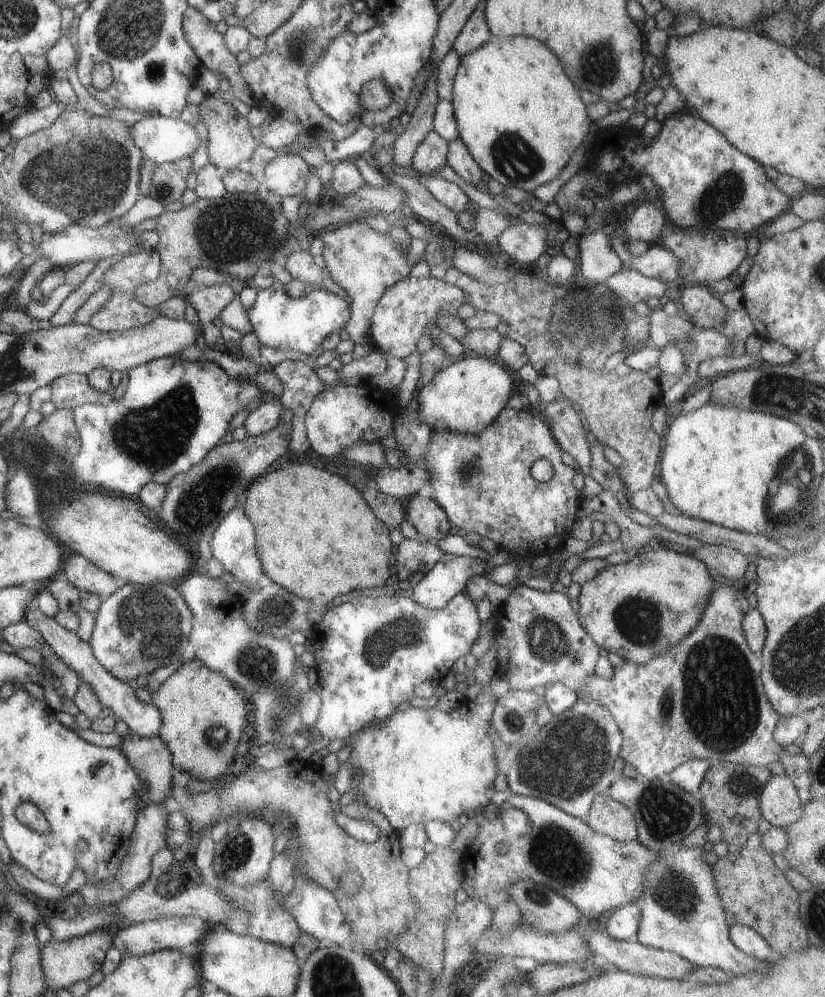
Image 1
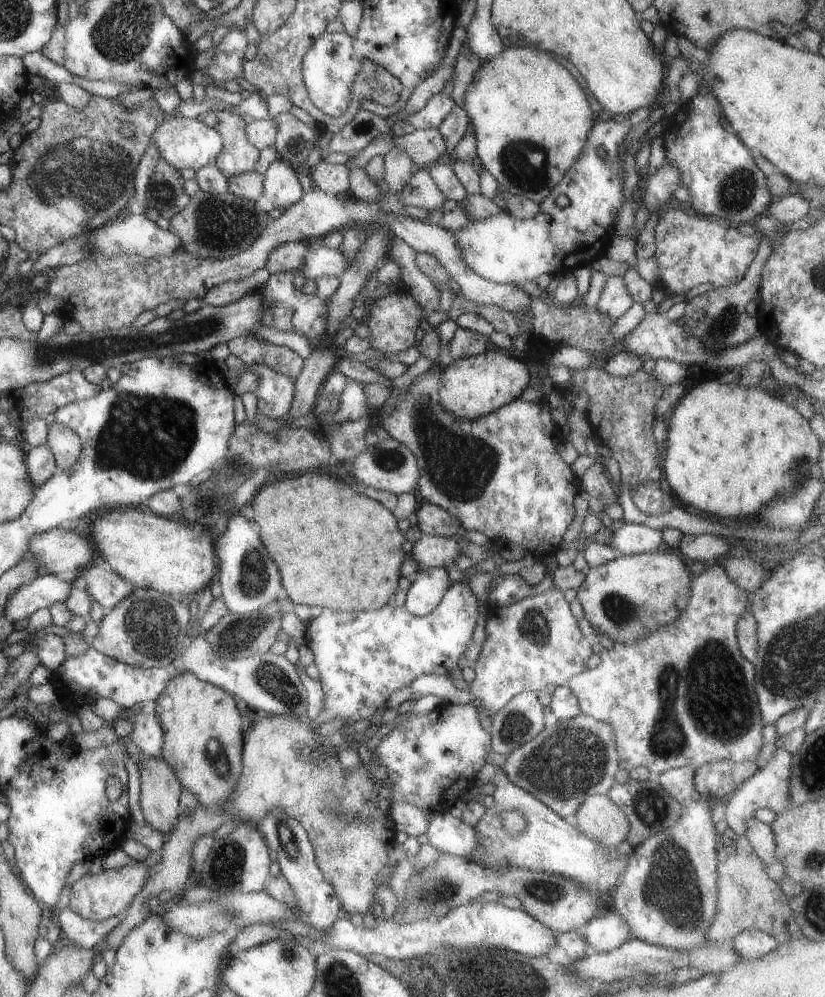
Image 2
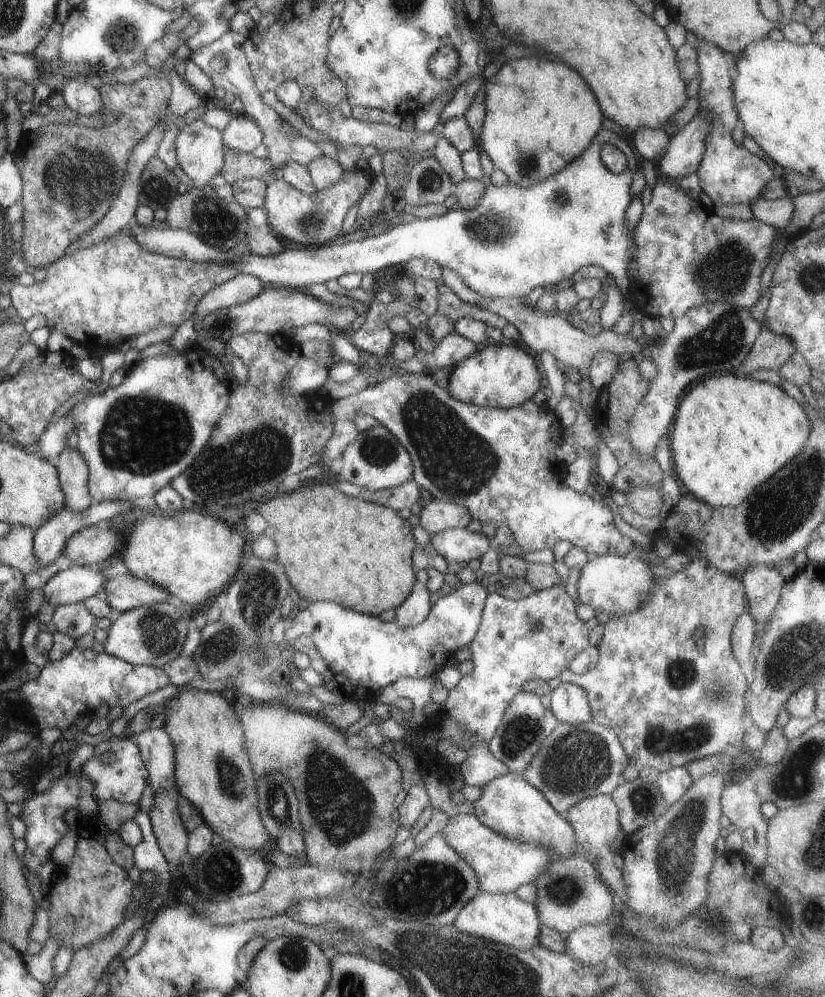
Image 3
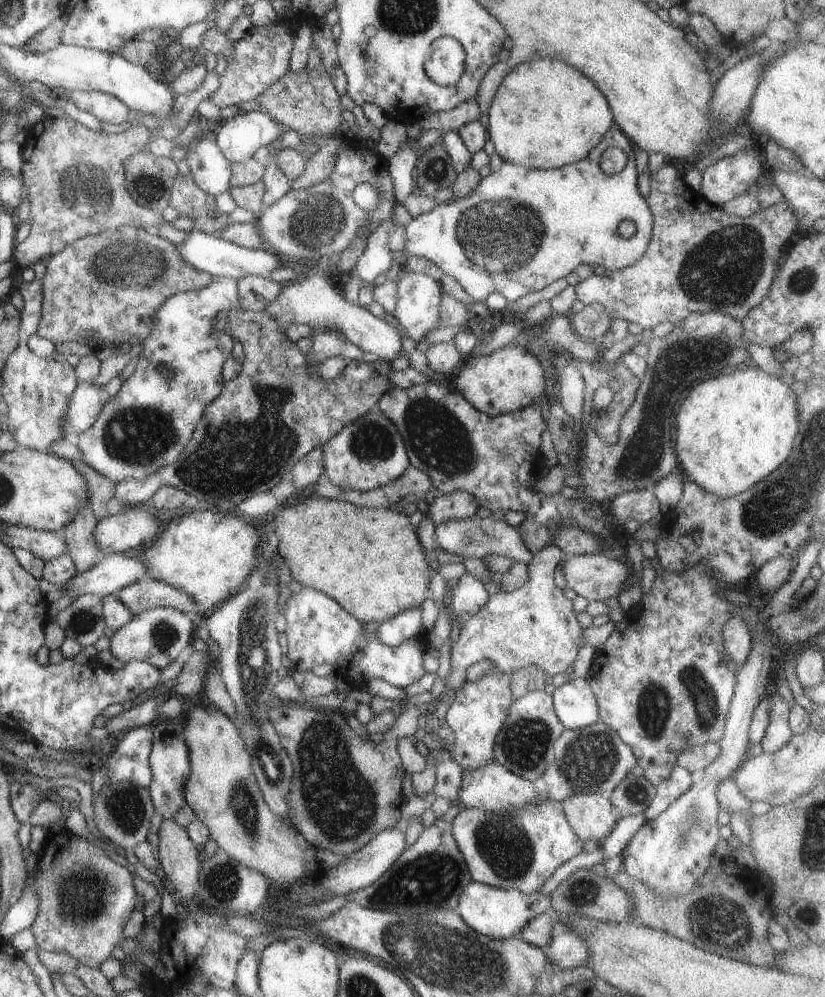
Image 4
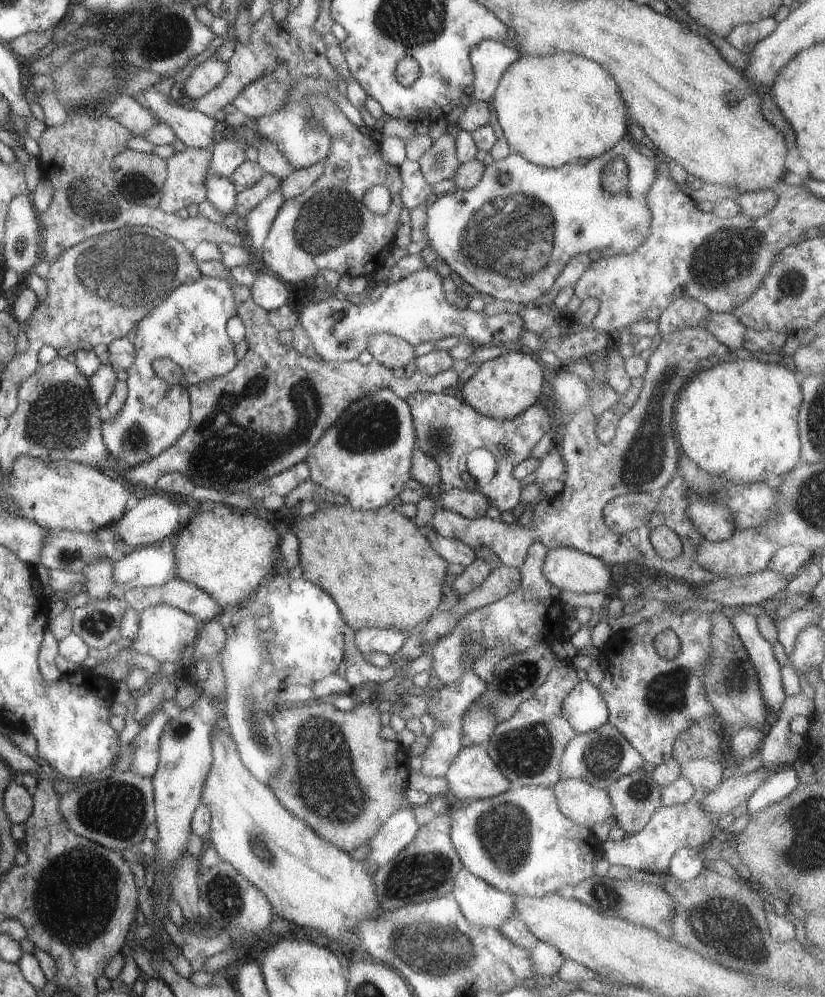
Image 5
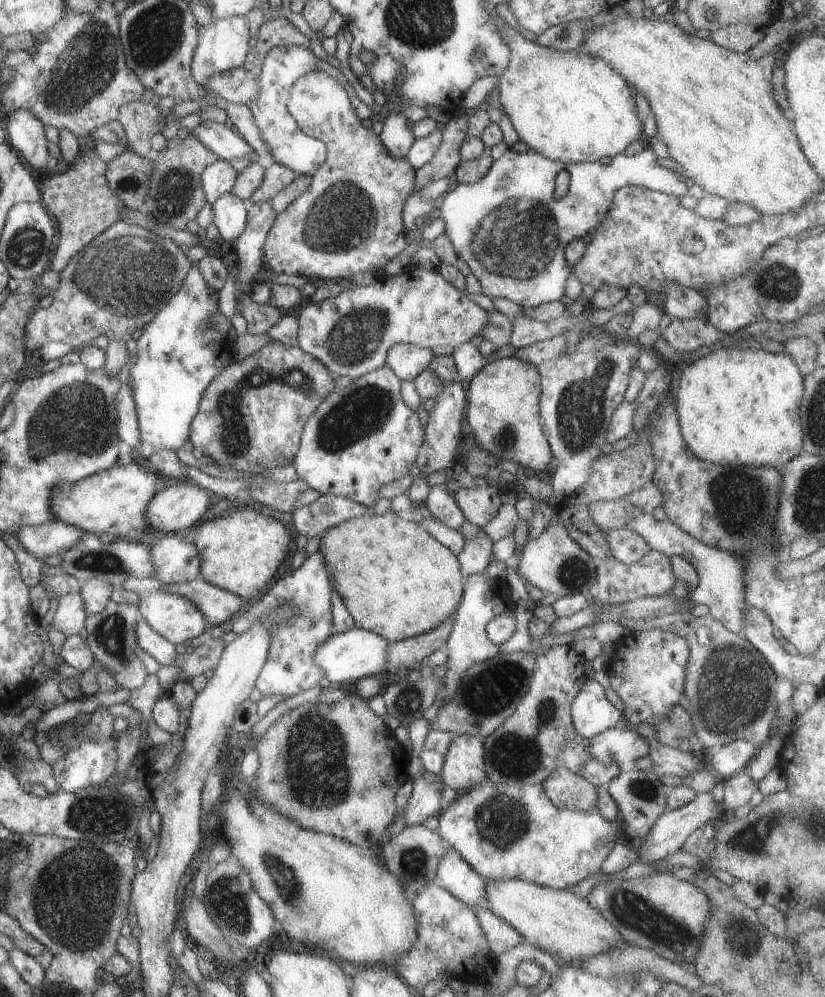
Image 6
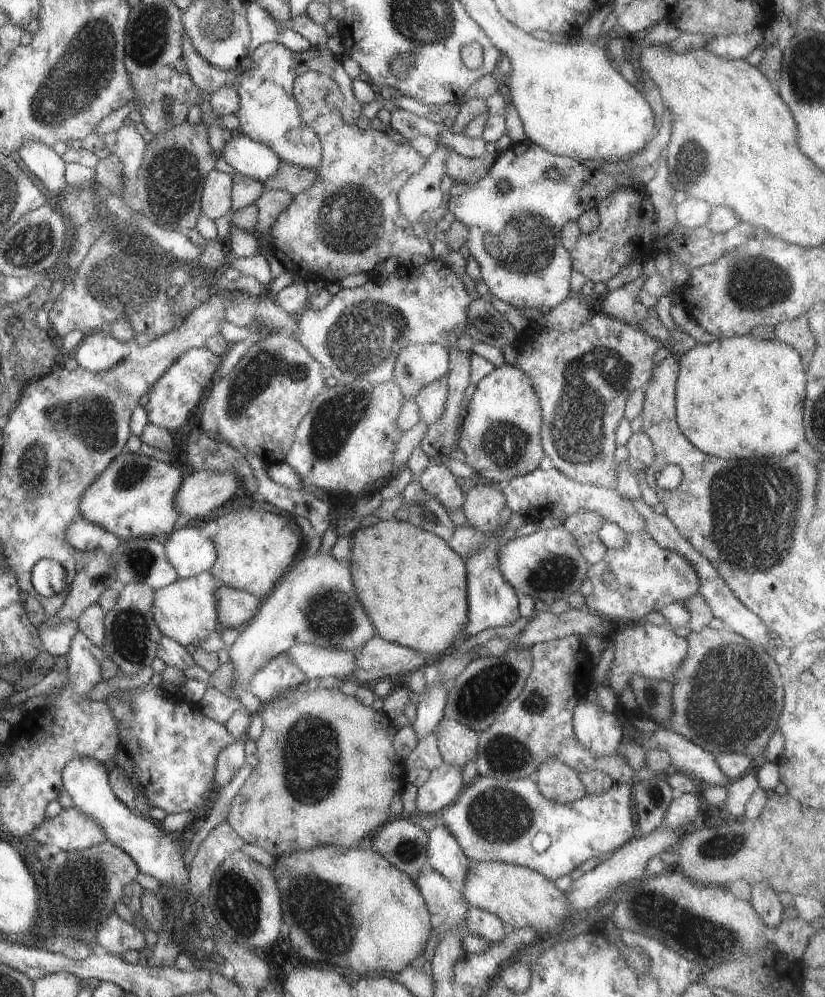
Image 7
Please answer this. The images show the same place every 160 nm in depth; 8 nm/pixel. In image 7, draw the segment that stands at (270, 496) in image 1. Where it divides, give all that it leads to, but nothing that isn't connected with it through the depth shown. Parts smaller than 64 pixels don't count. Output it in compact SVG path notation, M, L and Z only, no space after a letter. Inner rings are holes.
M395 518L355 529L349 546L350 581L374 634L422 652L430 661L446 654L466 621L463 558L442 538Z

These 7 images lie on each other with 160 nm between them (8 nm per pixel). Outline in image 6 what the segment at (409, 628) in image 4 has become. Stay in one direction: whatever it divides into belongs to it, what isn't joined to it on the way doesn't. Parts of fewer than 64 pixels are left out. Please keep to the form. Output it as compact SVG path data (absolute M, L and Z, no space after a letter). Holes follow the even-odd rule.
M354 627L347 632L334 633L321 642L313 652L311 662L323 672L325 684L330 686L352 685L370 675L382 675L385 665L385 652L387 652L387 643L383 638L371 632Z

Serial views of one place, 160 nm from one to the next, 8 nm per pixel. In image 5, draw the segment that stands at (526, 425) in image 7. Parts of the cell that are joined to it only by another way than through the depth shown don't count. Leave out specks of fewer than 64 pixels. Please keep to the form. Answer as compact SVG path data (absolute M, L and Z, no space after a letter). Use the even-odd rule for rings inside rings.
M520 351L505 352L479 365L477 370L459 389L459 399L473 410L495 422L505 422L523 414L529 406L535 404L541 392L543 382L542 367L527 354ZM443 489L437 500L439 507L454 511L469 520L485 517L489 507L489 500L485 495L471 489Z

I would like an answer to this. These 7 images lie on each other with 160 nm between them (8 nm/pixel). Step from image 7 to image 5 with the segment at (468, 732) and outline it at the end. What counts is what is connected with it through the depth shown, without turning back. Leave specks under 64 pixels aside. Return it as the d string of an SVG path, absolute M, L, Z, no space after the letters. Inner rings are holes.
M479 745L460 748L444 777L459 804L494 797L516 787L499 772L485 747Z

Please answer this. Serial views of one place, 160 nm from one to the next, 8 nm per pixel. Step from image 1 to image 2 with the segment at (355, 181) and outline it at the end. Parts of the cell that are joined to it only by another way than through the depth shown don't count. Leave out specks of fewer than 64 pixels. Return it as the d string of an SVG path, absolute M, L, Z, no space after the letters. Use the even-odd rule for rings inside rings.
M320 160L306 172L310 182L321 192L333 196L346 195L348 190L348 174L350 169L347 168L345 162L327 164Z

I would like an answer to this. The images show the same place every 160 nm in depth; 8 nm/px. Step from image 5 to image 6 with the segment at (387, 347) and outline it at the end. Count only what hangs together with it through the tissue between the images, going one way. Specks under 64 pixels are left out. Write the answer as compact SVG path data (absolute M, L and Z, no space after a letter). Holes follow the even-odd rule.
M397 343L387 352L385 367L391 370L399 381L412 381L421 370L425 370L431 358L433 358L431 349L408 343Z

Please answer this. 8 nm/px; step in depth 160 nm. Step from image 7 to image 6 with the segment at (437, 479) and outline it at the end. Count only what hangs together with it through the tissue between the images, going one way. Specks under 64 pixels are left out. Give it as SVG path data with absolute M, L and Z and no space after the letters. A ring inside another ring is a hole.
M438 484L429 488L429 493L423 502L423 511L428 511L433 518L437 518L452 530L458 531L466 521L457 508L453 494L445 490L445 485Z

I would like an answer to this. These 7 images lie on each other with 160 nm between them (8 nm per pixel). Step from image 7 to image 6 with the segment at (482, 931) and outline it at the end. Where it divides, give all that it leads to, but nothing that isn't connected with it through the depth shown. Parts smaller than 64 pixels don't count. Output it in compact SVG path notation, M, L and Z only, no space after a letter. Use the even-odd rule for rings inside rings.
M481 908L475 912L475 916L493 956L523 942L522 936L512 926L496 917L489 909Z

